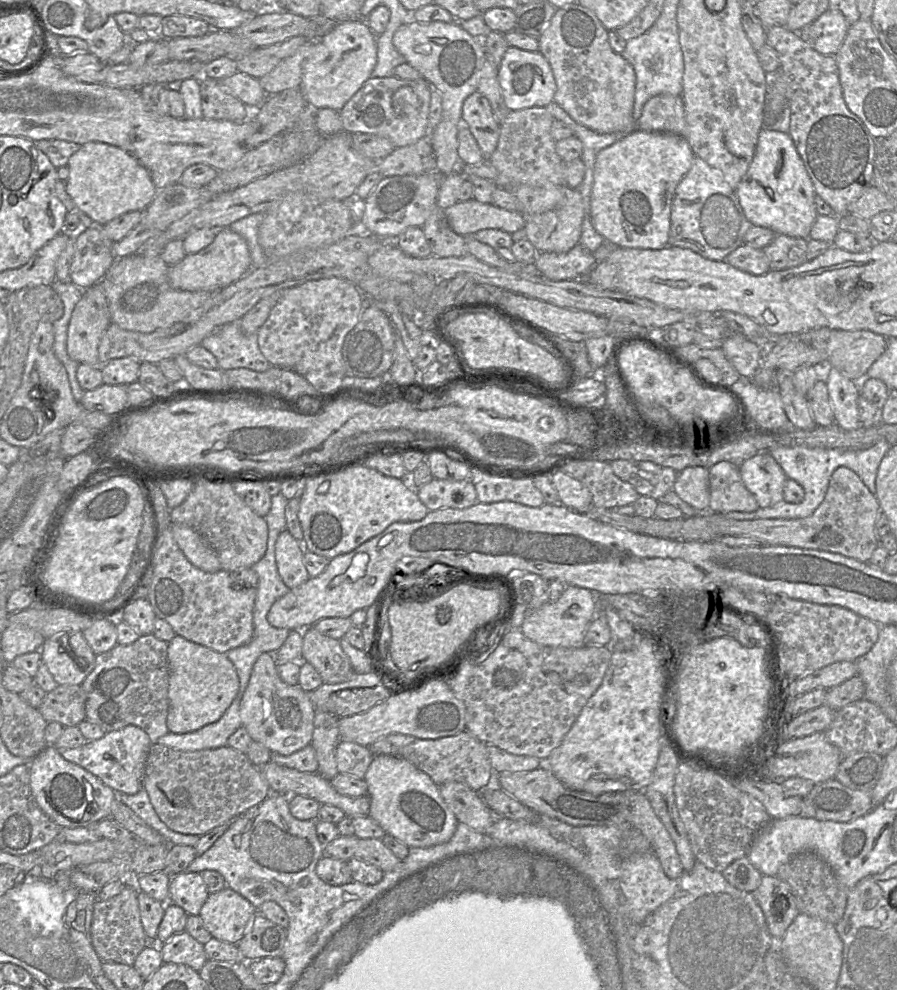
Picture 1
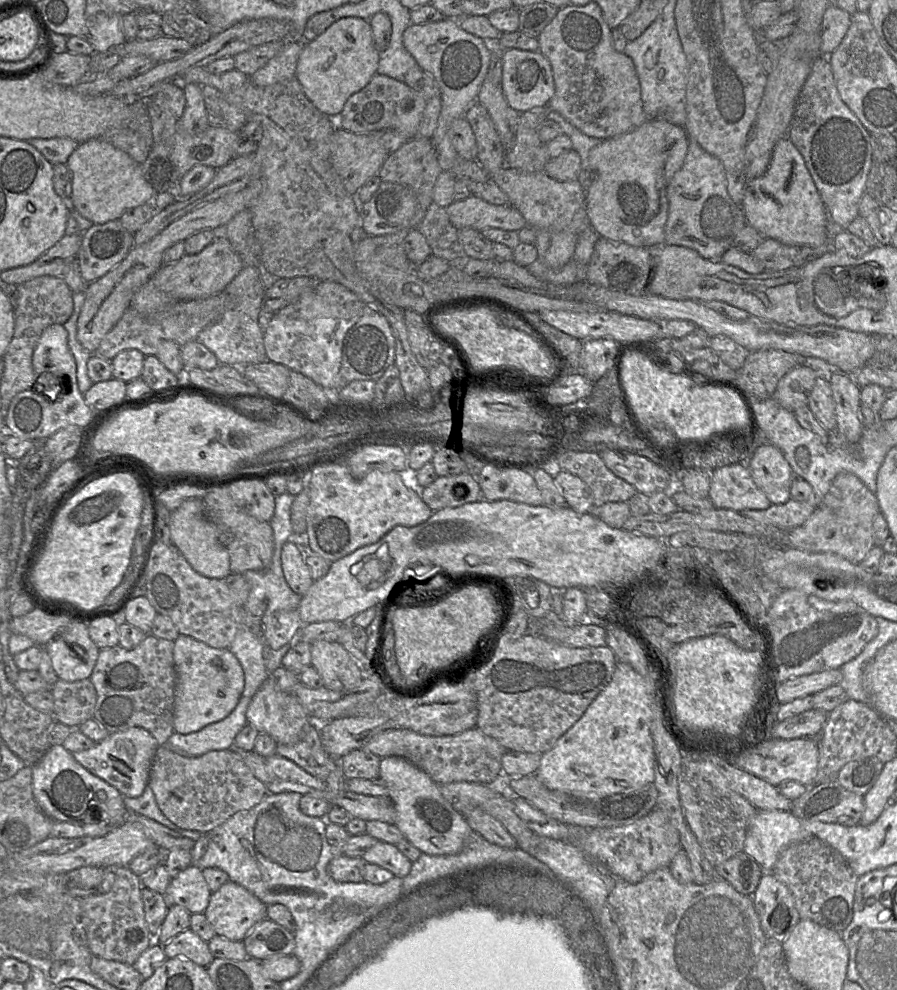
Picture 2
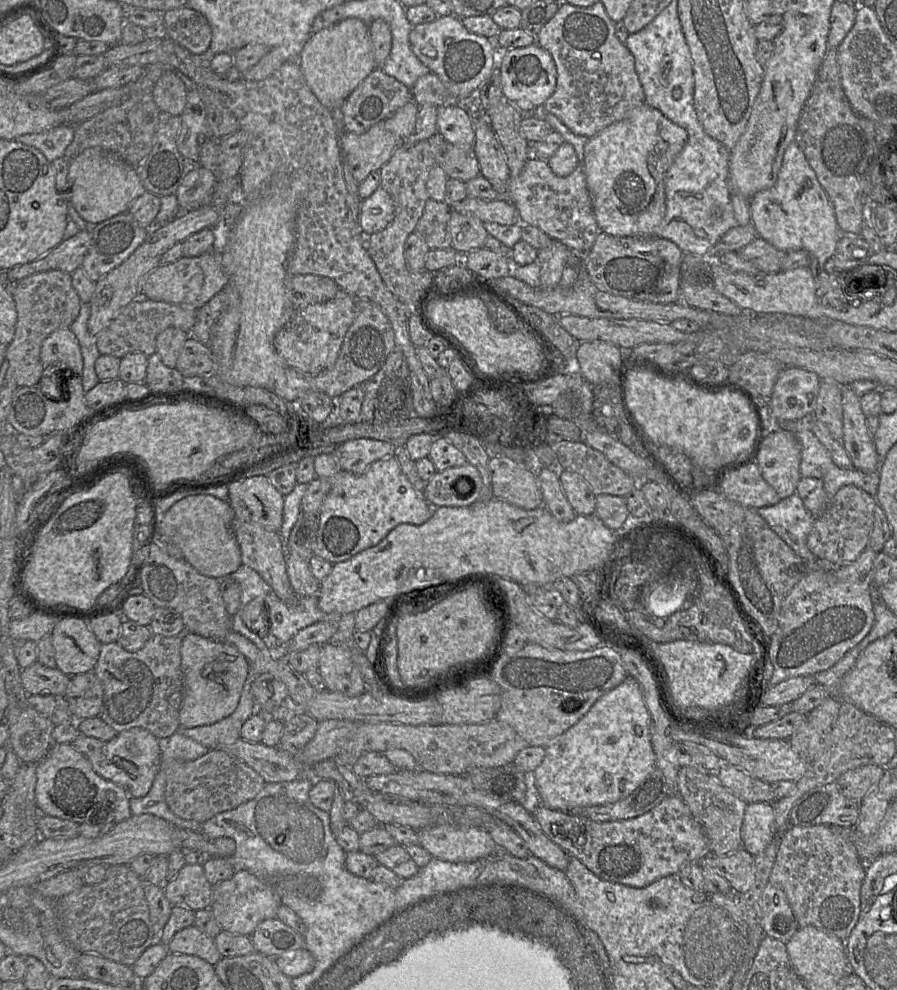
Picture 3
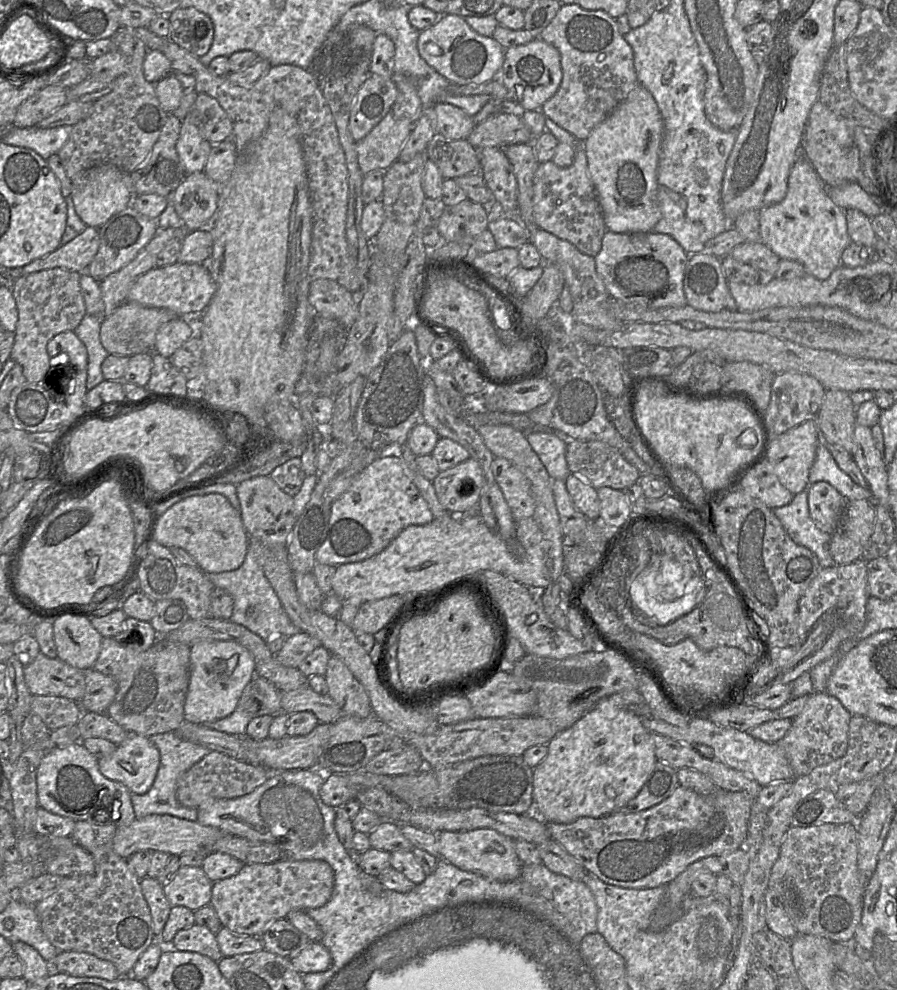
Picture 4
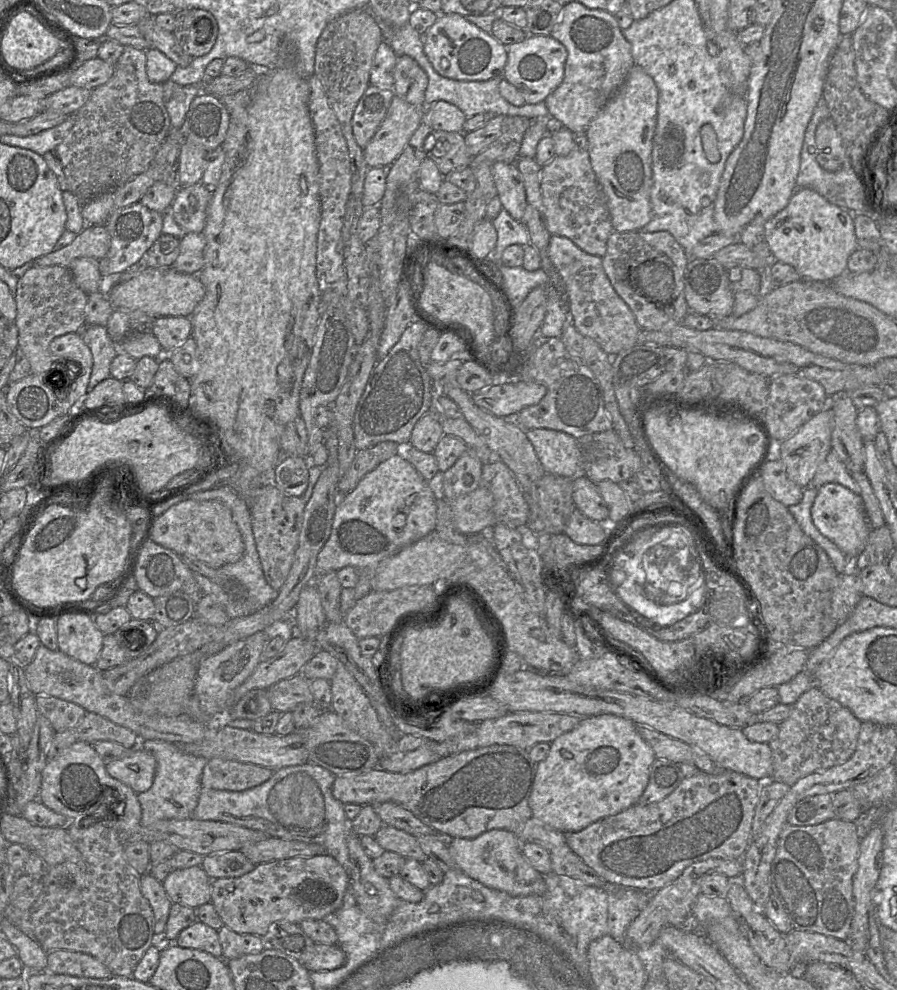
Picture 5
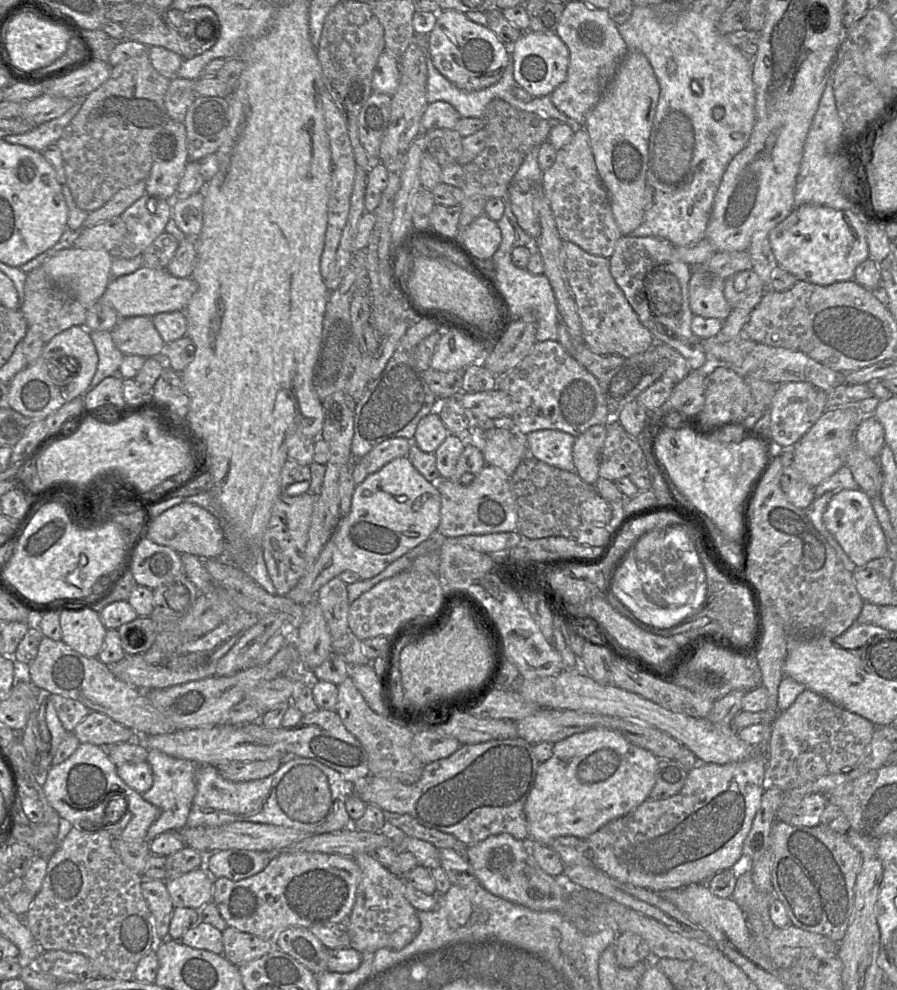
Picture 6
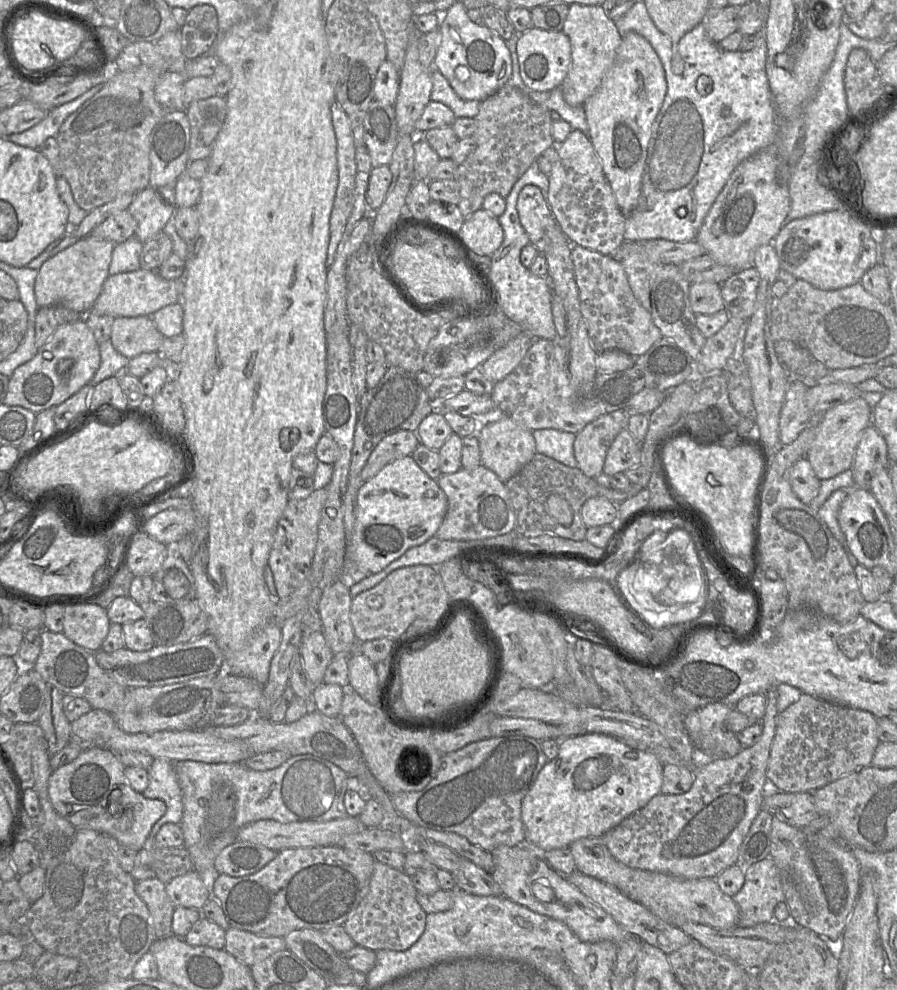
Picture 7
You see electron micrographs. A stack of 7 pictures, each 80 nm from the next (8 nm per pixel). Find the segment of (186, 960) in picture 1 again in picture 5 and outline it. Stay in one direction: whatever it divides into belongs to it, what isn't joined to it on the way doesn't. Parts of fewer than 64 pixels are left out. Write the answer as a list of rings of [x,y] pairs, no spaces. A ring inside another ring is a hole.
[[[196,921],[183,929],[176,938],[175,943],[182,948],[198,949],[217,958],[222,958],[218,931],[200,921]]]

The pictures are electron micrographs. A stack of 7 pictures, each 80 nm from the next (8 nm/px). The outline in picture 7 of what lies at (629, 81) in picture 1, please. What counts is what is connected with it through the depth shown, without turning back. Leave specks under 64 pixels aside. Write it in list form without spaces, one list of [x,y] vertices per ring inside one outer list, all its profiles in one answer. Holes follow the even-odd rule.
[[[579,3],[569,5],[562,32],[570,41],[571,63],[560,88],[568,105],[583,106],[584,102],[600,86],[604,75],[613,65],[622,37],[615,22],[608,18],[602,6]]]

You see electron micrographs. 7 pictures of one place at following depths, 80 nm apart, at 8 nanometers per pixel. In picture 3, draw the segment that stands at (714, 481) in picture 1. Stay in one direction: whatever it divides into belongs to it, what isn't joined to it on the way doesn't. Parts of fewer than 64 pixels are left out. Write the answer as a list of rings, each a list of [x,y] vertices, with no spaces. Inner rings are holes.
[[[757,462],[726,473],[717,490],[729,500],[753,509],[773,506],[781,501],[763,478]]]

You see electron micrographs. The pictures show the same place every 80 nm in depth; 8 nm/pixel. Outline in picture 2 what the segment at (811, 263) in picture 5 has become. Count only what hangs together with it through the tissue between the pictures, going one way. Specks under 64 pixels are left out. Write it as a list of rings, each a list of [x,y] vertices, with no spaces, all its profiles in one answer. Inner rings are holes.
[[[788,137],[776,143],[766,172],[747,182],[741,207],[747,223],[764,238],[787,245],[809,245],[824,250],[831,248],[826,207],[803,156]]]

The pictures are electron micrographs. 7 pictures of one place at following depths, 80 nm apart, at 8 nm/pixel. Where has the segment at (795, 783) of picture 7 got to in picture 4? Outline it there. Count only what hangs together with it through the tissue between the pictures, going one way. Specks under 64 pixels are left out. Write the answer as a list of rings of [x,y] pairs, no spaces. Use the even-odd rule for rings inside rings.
[[[829,693],[809,694],[803,710],[793,719],[786,735],[777,742],[784,750],[795,777],[806,775],[815,767],[828,764],[846,753],[851,716],[841,702]]]

